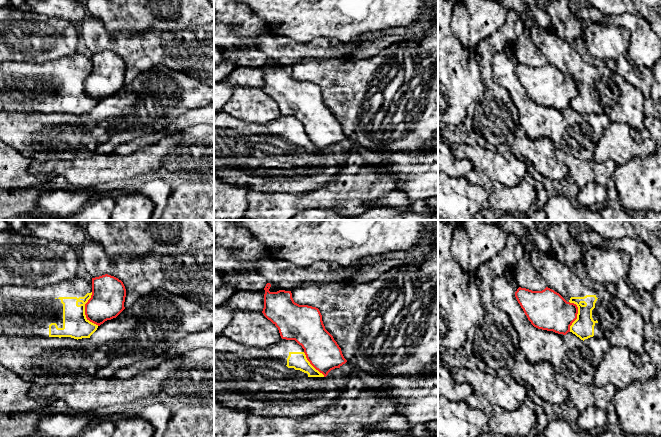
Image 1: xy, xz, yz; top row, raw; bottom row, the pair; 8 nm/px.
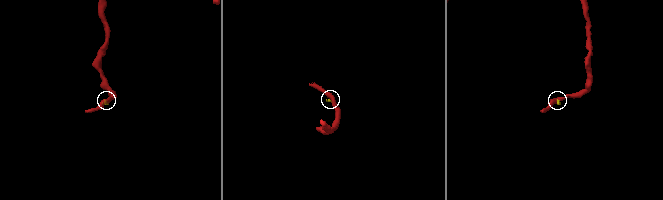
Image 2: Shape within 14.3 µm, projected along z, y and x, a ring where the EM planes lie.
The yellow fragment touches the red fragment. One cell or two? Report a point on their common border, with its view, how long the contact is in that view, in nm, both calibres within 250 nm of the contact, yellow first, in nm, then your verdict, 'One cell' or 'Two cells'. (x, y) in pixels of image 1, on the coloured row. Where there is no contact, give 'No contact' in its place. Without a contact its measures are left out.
Touches yellow at xy (84, 311). Shared border 280 nm. Thickness 200 nm (yellow) against 280 nm. Two cells

